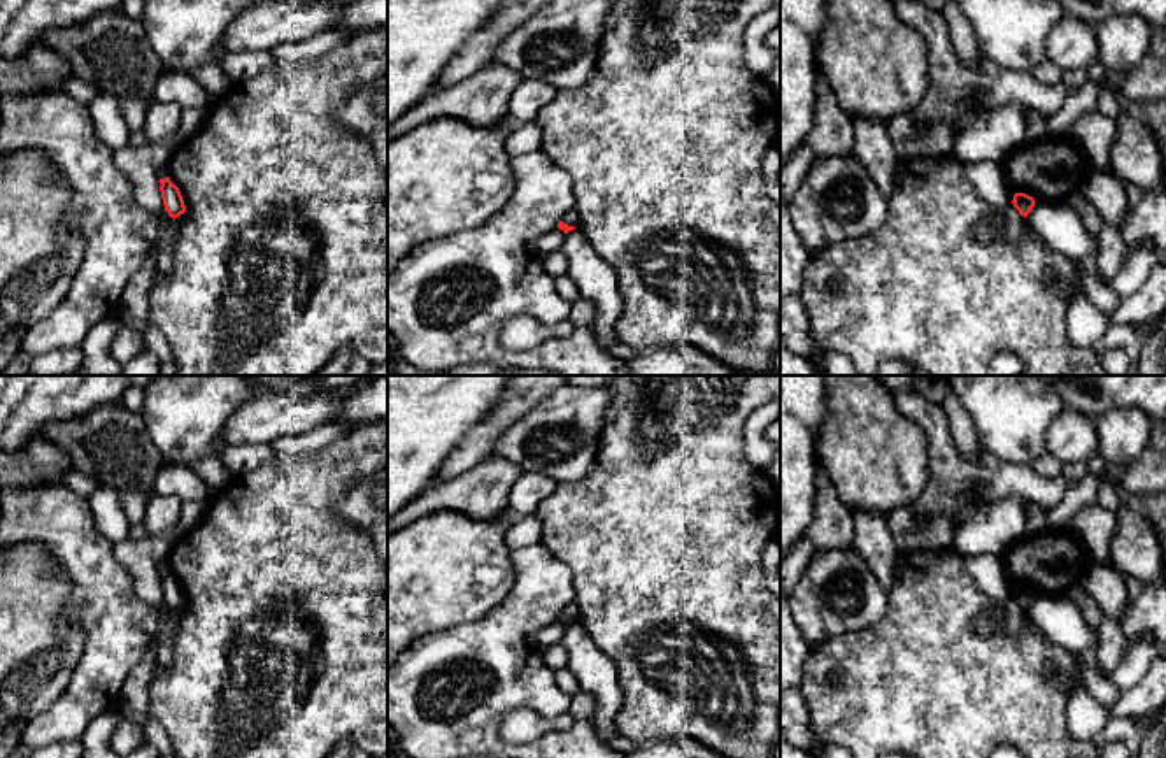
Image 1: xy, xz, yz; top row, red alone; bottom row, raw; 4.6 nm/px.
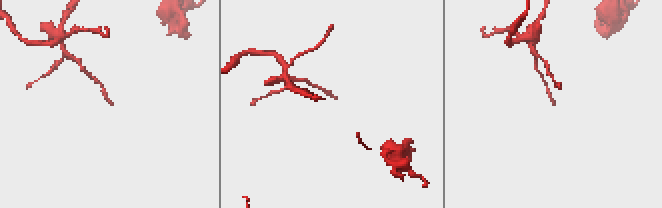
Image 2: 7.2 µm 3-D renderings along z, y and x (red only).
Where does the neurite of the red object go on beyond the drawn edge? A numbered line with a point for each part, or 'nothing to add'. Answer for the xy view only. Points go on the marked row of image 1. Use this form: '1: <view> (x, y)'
nothing to add

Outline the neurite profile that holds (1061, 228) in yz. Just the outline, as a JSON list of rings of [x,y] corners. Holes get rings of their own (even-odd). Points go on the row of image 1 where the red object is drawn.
[[[1036,202],[1026,219],[1049,247],[1075,263],[1098,254],[1098,237],[1085,230],[1078,212],[1068,204],[1056,207]]]

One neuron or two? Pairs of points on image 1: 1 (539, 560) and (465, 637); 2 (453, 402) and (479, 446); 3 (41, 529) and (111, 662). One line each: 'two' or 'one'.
1: one
2: two
3: one

